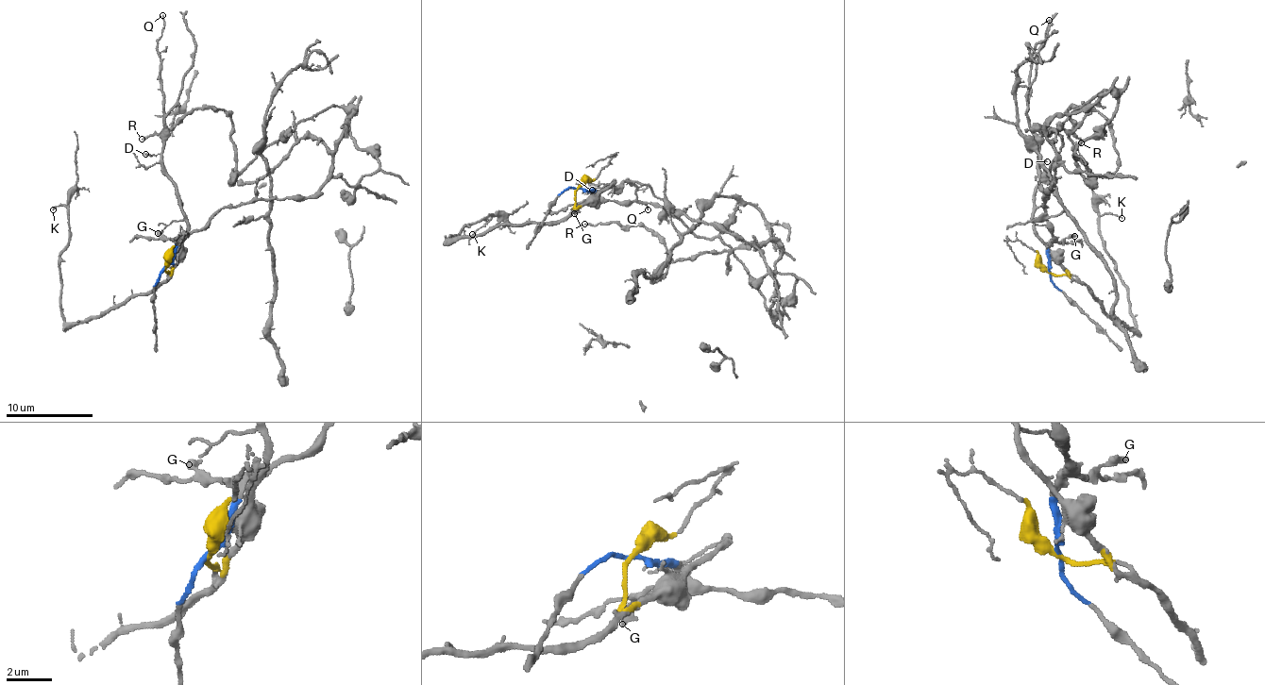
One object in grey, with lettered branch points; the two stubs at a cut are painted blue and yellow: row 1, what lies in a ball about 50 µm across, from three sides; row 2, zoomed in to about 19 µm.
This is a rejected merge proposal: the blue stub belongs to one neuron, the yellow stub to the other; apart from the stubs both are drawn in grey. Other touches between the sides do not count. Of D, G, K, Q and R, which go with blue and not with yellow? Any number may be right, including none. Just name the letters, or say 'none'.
G, R

